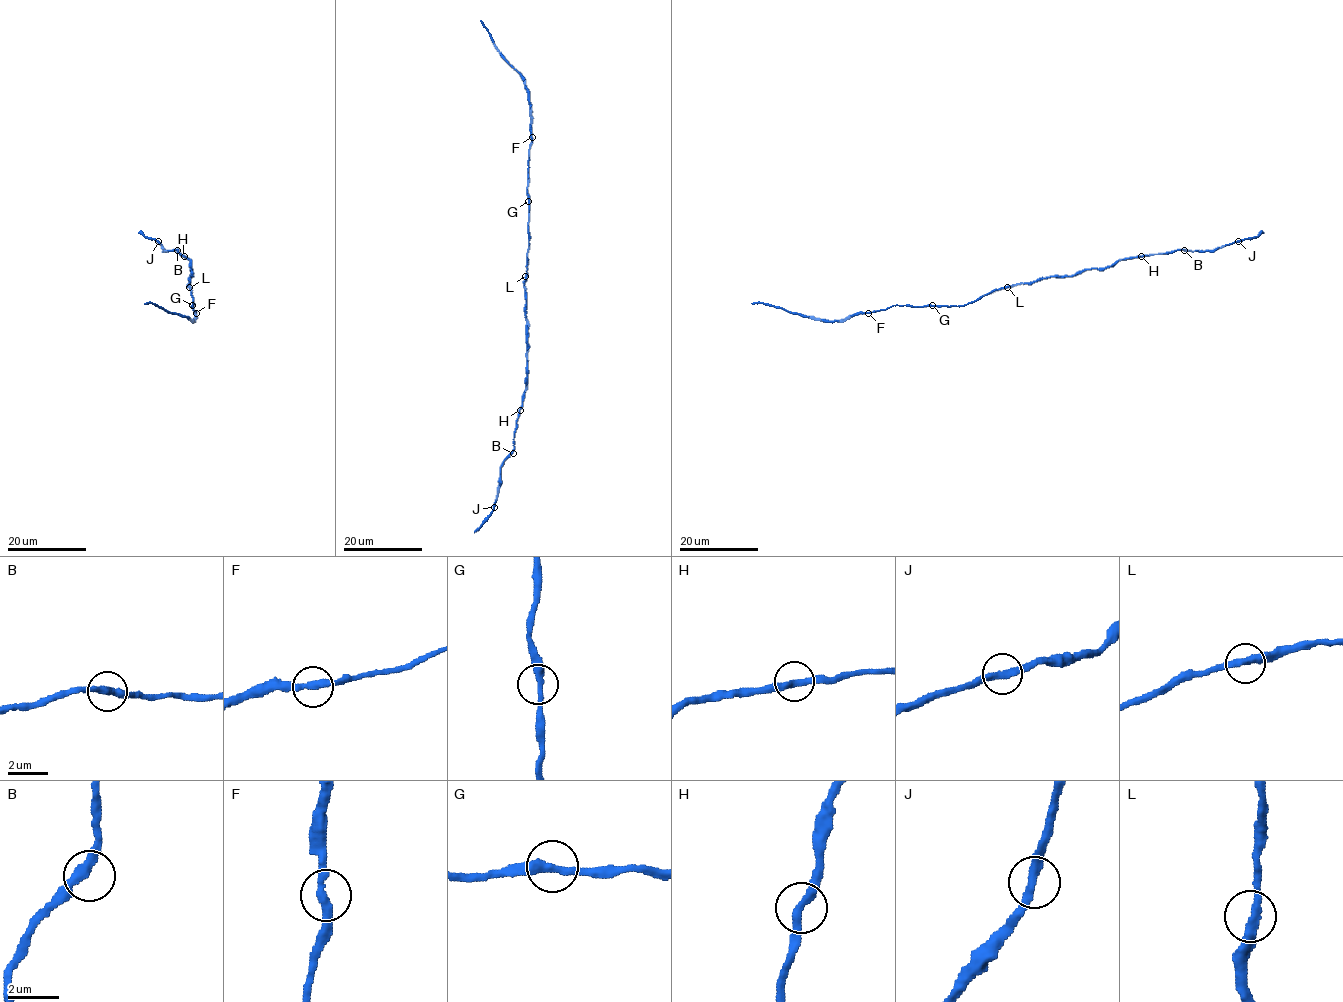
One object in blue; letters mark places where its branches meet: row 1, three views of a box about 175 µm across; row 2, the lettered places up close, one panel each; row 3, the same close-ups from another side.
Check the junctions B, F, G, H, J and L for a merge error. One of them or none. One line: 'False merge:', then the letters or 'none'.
False merge: none

